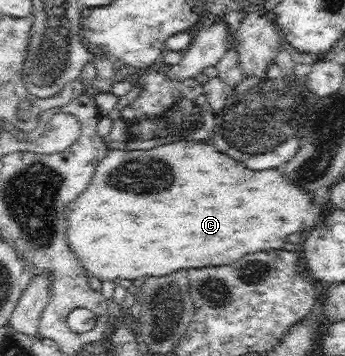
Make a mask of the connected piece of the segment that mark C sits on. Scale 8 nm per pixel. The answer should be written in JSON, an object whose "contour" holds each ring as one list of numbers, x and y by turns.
{"contour":[[180,140,155,146,150,150,108,150,103,160,95,166,95,176,89,182,87,188,77,200,73,200,67,206,66,237,71,250,79,257,87,275,91,275,101,282,114,281,116,283,129,284,131,281,141,280,145,277,163,277,167,274,187,271,191,268,205,268,205,266,219,266,219,264,231,264,239,260,245,254,253,254,257,250,269,250,269,248,281,248,289,234,311,230,323,220,322,206,314,200,313,195,303,192,299,186,291,184,279,170,263,170,263,172,251,172,243,164,235,162,227,154,221,154,215,146,205,142,189,142]]}

